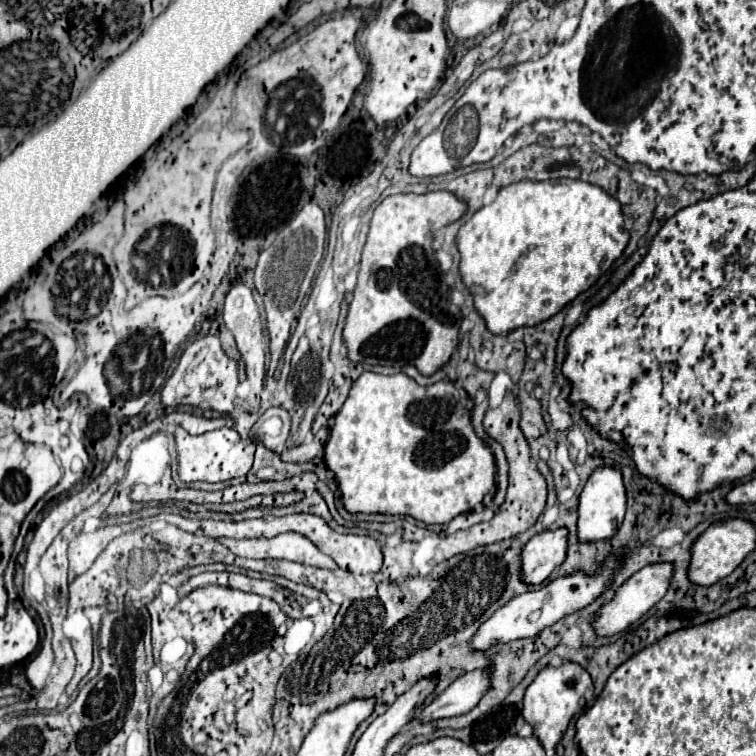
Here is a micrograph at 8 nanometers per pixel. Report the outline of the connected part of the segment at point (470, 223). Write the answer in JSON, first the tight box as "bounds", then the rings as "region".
{"bounds":[456,179,630,333],"region":[[[574,179],[556,185],[550,181],[518,181],[500,189],[490,205],[476,211],[460,227],[456,241],[462,257],[460,275],[474,297],[476,311],[484,317],[488,331],[508,333],[518,327],[540,325],[562,311],[622,255],[630,233],[624,229],[620,203],[596,185]]]}

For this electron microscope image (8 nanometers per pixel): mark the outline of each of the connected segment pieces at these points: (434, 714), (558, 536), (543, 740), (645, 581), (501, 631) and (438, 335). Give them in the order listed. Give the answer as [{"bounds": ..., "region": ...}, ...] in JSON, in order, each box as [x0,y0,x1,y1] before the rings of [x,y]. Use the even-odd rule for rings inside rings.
[{"bounds":[418,669,492,723],"region":[[[484,669],[484,673],[464,673],[428,707],[418,711],[418,721],[428,723],[468,713],[480,703],[484,693],[488,693],[488,685],[492,685],[492,669]]]},{"bounds":[522,529,568,585],"region":[[[568,529],[542,531],[534,535],[522,549],[524,581],[538,585],[544,583],[554,569],[558,569],[568,553]]]},{"bounds":[522,661,594,753],"region":[[[564,661],[560,667],[546,665],[544,669],[540,669],[536,679],[528,685],[524,693],[522,715],[526,723],[534,727],[534,737],[540,741],[540,745],[548,753],[554,753],[556,743],[562,739],[570,719],[576,713],[580,713],[586,707],[586,703],[592,701],[592,697],[594,697],[594,683],[590,673],[582,665],[574,661]]]},{"bounds":[594,565,672,635],"region":[[[648,565],[648,567],[640,569],[638,573],[634,573],[616,591],[614,599],[598,611],[598,619],[594,621],[596,633],[598,635],[614,635],[618,631],[624,631],[632,623],[636,623],[644,613],[648,613],[666,595],[668,585],[670,585],[670,579],[672,579],[672,565]]]},{"bounds":[472,547,630,649],"region":[[[620,547],[620,549],[612,551],[608,557],[604,557],[600,567],[592,575],[588,575],[584,571],[574,571],[570,575],[562,575],[562,577],[546,583],[540,589],[534,589],[534,591],[528,591],[524,595],[514,597],[508,605],[498,609],[486,623],[480,625],[478,633],[472,639],[472,649],[488,649],[494,643],[508,643],[508,641],[522,639],[522,637],[534,637],[542,629],[560,621],[562,617],[584,609],[596,597],[600,597],[600,593],[604,593],[604,589],[608,589],[610,581],[616,577],[616,573],[620,571],[620,567],[624,565],[624,561],[628,557],[630,557],[630,549]]]},{"bounds":[344,191,468,375],"region":[[[434,191],[424,195],[390,195],[374,209],[368,241],[362,251],[358,285],[354,289],[344,325],[344,343],[348,347],[350,361],[392,367],[414,365],[422,375],[432,375],[448,363],[460,341],[458,335],[462,315],[458,305],[454,305],[450,299],[450,287],[446,285],[444,273],[434,257],[432,239],[436,231],[464,217],[466,211],[468,205],[450,191]]]}]

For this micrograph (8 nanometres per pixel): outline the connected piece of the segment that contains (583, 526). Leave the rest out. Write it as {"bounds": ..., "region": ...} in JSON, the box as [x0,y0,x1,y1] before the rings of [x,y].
{"bounds":[578,467,626,541],"region":[[[598,467],[590,479],[586,481],[580,493],[578,505],[578,537],[582,541],[598,541],[612,537],[622,525],[626,513],[626,487],[622,481],[622,473],[616,467]]]}

